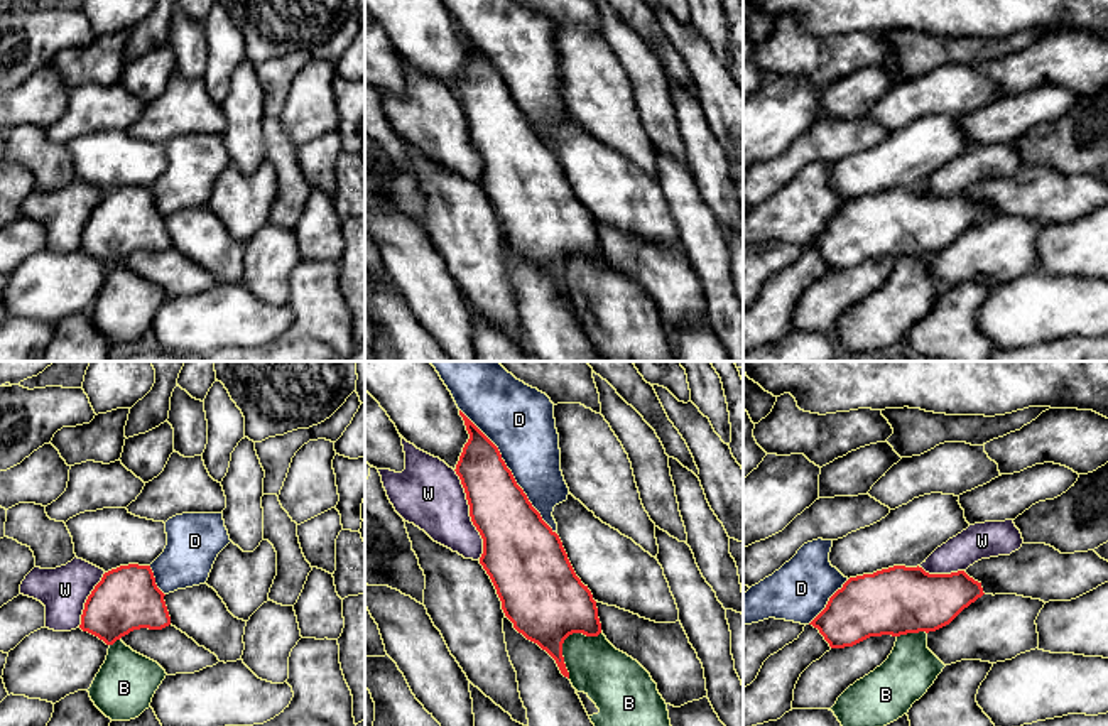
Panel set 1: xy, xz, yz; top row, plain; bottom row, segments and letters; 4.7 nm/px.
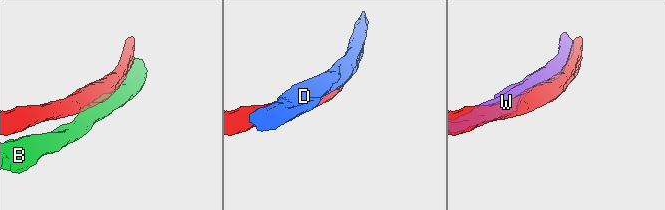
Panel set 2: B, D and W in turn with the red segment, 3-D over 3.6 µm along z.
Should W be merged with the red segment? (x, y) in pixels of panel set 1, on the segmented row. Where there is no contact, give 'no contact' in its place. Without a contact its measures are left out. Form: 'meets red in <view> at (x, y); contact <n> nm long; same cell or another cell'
meets red in xz at (470, 515); contact 460 nm long; another cell

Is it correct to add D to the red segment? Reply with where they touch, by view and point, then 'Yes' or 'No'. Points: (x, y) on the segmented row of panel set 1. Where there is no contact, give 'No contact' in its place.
Touches red at xz (510, 471). No

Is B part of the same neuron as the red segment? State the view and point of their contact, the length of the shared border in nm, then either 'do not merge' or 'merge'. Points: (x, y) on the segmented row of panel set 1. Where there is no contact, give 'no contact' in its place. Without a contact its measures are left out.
xz (564, 639) | 280 nm | do not merge

